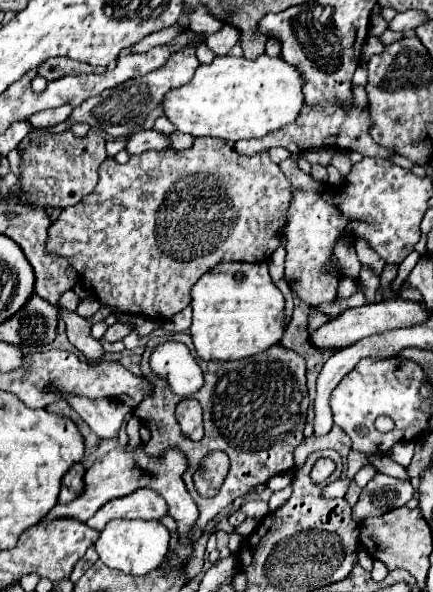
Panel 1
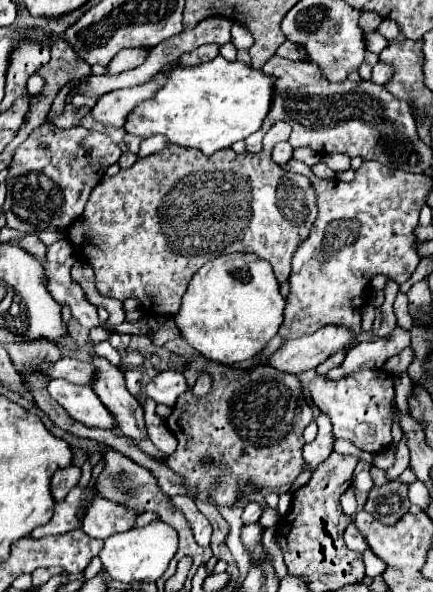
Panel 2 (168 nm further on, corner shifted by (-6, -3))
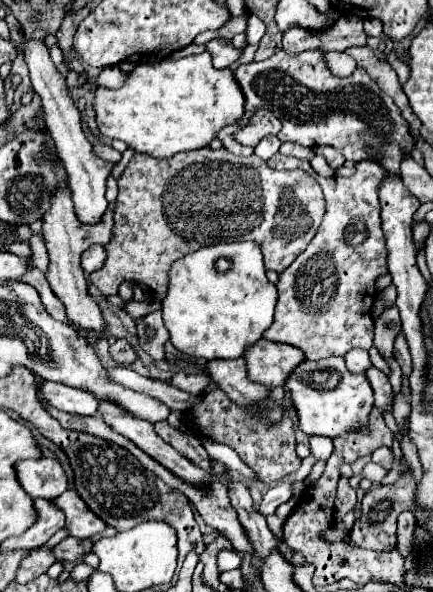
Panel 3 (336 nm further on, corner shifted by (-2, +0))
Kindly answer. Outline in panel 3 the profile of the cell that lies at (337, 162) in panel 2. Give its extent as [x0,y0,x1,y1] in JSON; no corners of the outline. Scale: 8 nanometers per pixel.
[314,147,344,169]

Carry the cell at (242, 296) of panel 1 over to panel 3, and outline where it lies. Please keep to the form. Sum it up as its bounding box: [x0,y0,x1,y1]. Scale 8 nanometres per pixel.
[162,243,278,359]

